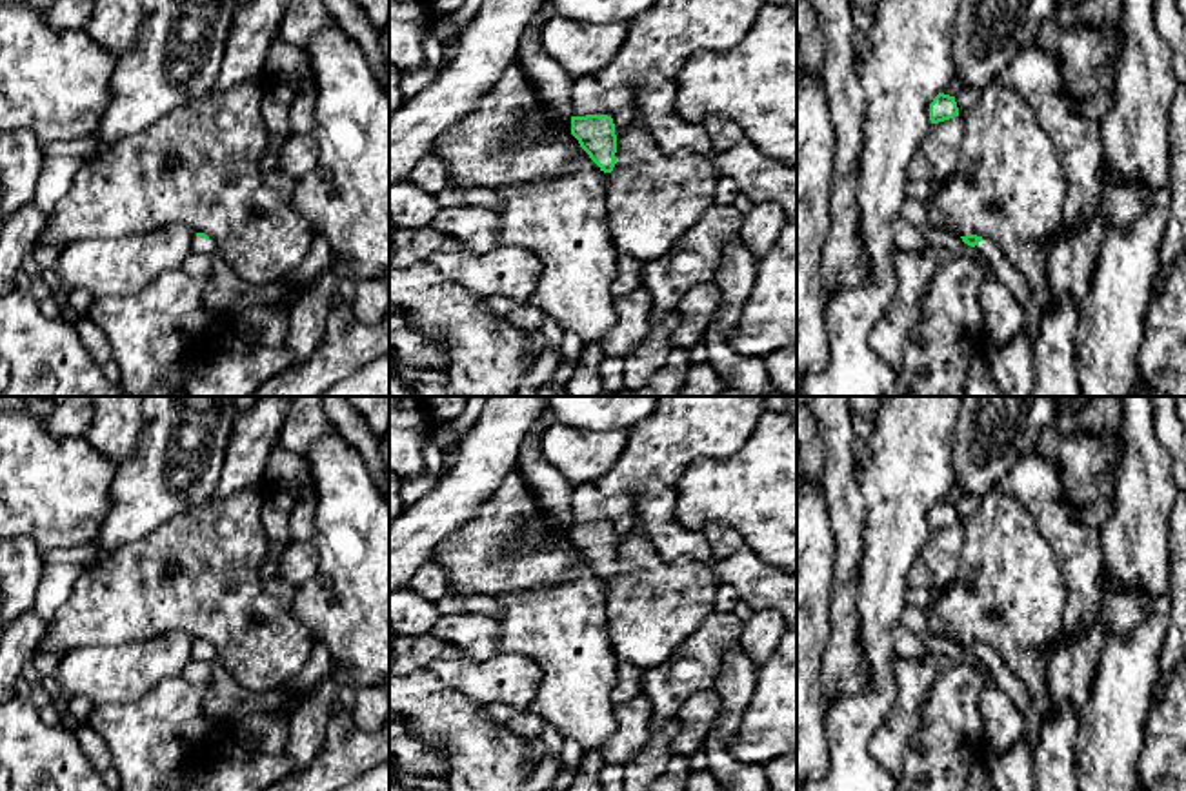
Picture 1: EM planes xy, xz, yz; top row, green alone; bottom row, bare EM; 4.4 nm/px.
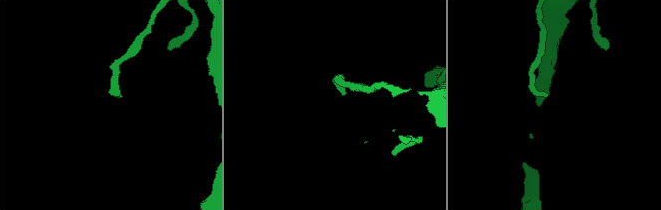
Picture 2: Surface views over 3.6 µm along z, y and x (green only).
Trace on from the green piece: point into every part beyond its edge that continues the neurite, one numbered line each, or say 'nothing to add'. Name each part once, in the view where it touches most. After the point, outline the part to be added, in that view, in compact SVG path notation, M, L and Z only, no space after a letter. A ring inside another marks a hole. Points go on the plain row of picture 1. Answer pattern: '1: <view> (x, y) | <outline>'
1: xy (204, 653) | M195 644L191 658L207 662L211 666L216 660L216 653L213 651L211 646Z

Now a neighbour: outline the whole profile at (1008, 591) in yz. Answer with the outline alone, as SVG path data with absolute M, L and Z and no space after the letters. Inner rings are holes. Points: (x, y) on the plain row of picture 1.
M999 491L988 493L979 509L959 520L962 551L951 584L928 606L928 629L957 644L977 642L993 647L1020 678L1040 720L1051 716L1048 689L1050 658L1064 631L1066 578L1051 546L1030 511Z

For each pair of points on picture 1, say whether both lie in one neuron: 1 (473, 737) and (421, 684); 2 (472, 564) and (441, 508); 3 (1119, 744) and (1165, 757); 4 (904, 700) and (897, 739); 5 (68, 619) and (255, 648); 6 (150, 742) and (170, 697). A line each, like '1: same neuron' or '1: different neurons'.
1: same neuron
2: different neurons
3: different neurons
4: same neuron
5: same neuron
6: same neuron

